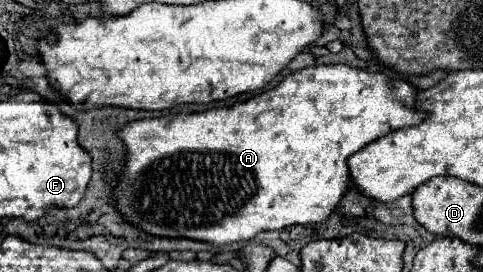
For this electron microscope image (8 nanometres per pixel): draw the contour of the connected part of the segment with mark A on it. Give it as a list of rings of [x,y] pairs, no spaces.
[[[324,64],[324,66],[302,68],[302,70],[286,76],[276,88],[260,92],[244,102],[236,102],[234,106],[222,106],[222,108],[212,108],[212,110],[204,110],[204,112],[180,112],[180,114],[172,114],[172,116],[130,122],[120,130],[120,138],[128,148],[128,162],[126,162],[122,178],[118,180],[118,184],[114,188],[118,210],[124,214],[124,218],[130,224],[136,224],[138,228],[146,230],[148,234],[166,236],[166,238],[194,238],[194,240],[204,240],[204,242],[212,242],[212,244],[246,242],[262,230],[282,230],[282,228],[294,226],[294,224],[324,222],[338,208],[338,204],[342,202],[342,198],[352,182],[352,176],[348,172],[348,158],[352,154],[356,154],[358,150],[362,150],[366,144],[370,144],[370,142],[374,142],[394,130],[416,126],[426,118],[426,114],[416,108],[416,94],[418,94],[418,88],[412,82],[386,76],[384,72],[360,70],[360,68],[352,68],[346,64]]]

